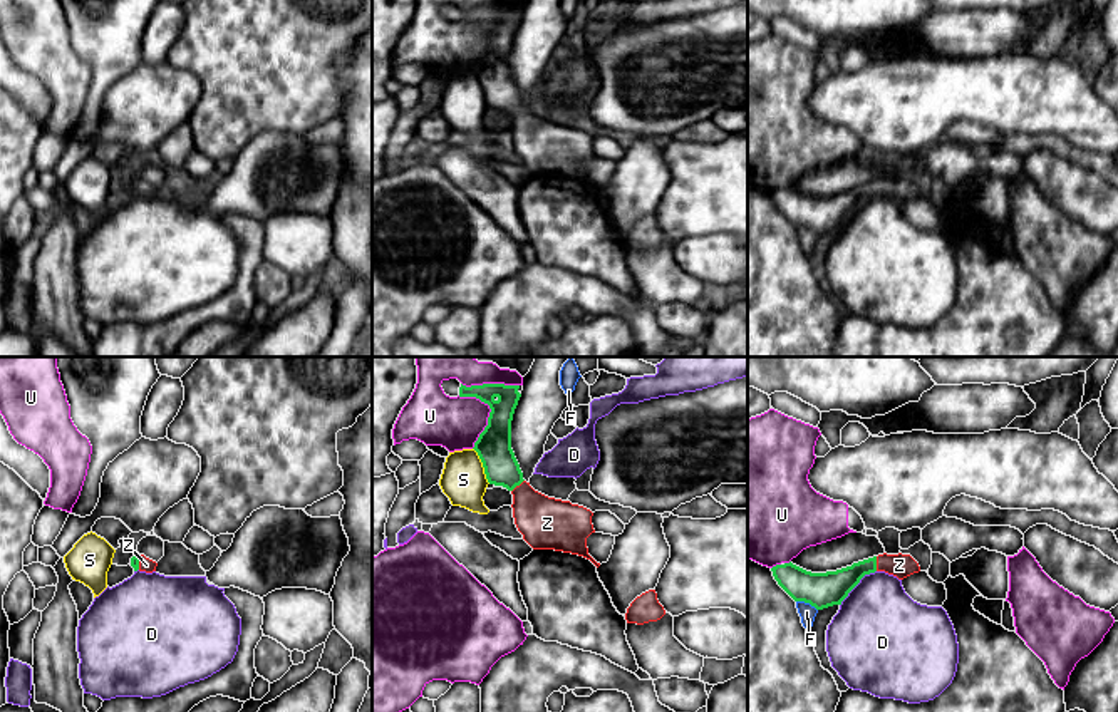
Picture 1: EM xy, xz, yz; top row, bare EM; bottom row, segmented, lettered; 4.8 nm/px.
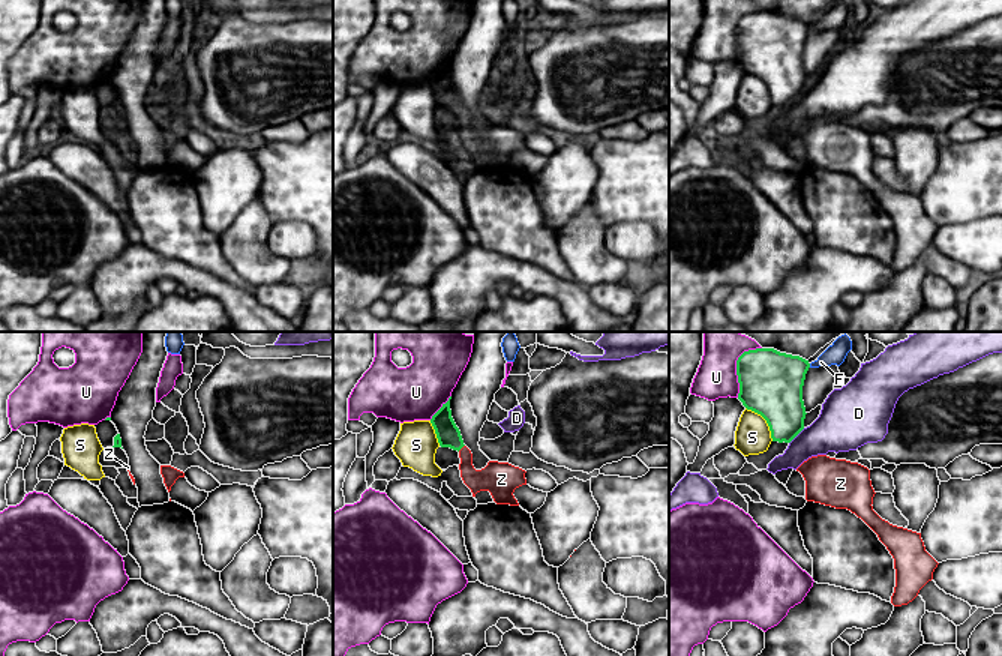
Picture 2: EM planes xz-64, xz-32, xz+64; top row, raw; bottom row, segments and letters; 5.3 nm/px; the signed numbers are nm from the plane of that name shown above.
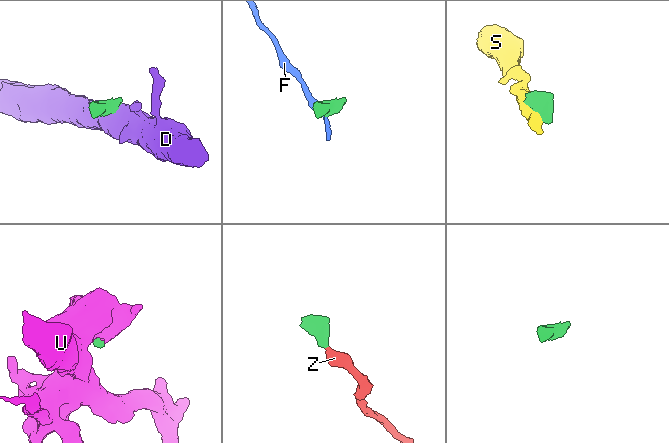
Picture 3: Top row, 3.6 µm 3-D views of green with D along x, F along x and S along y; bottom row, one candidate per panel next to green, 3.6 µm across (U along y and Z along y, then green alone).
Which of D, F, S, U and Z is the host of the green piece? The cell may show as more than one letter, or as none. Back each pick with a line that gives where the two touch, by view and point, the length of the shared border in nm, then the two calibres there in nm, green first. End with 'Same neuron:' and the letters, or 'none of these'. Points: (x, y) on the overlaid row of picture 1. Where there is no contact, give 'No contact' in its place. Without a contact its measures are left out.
Z: Touches green at yz (875, 563). Shared border 70 nm. Thickness 160 nm (green) against 110 nm
Same neuron: Z

